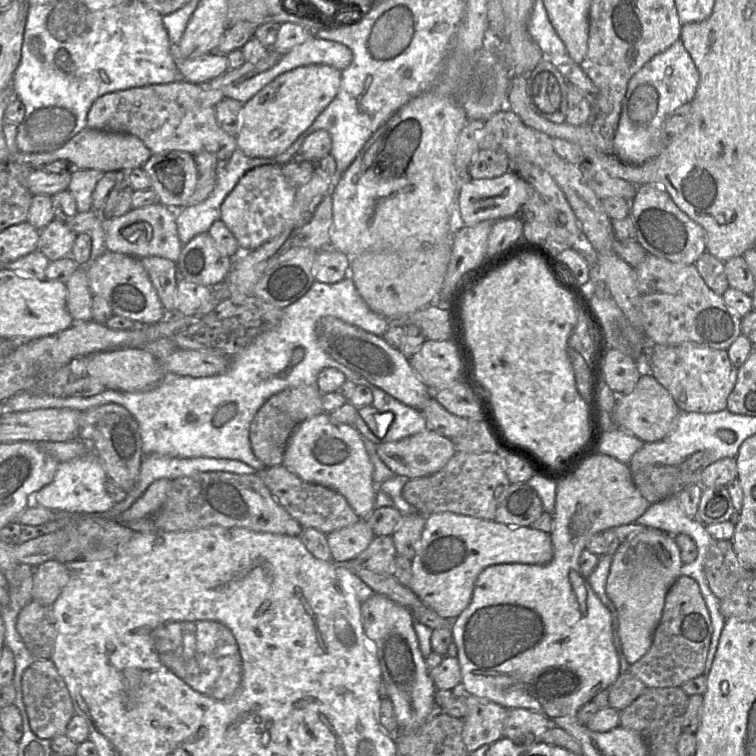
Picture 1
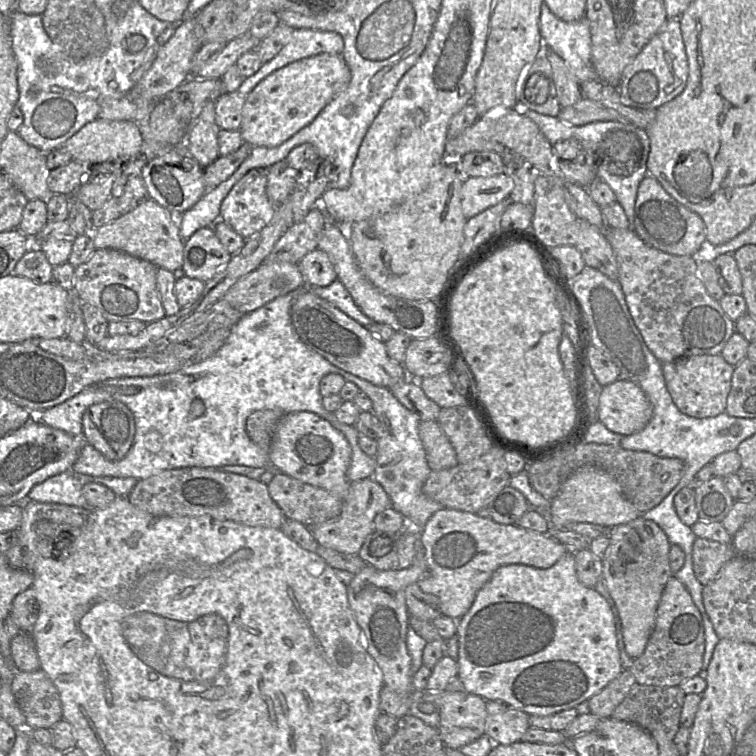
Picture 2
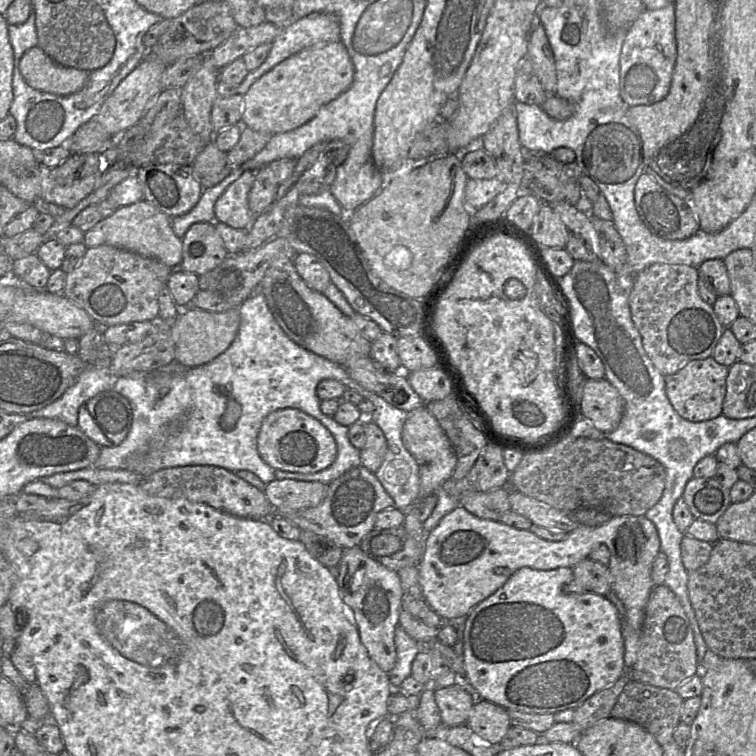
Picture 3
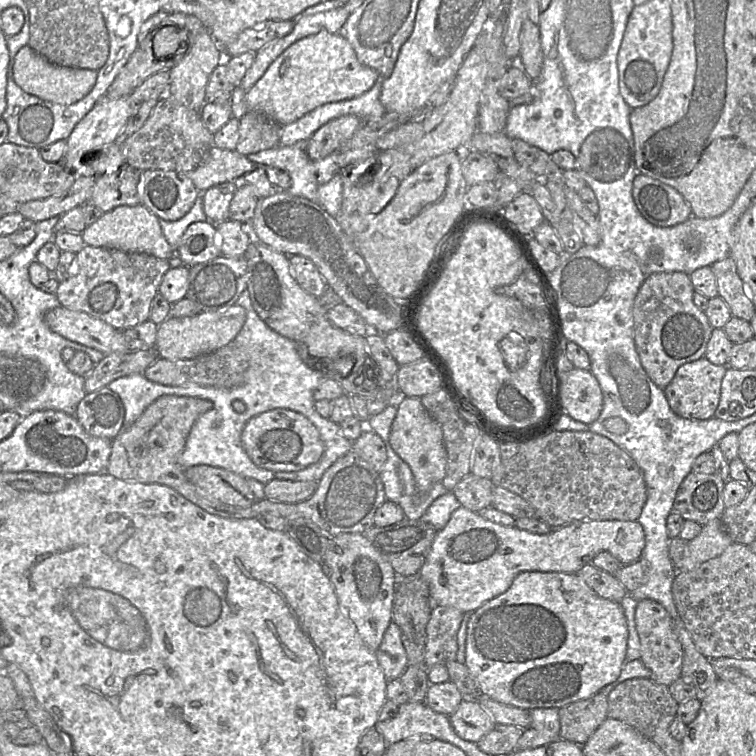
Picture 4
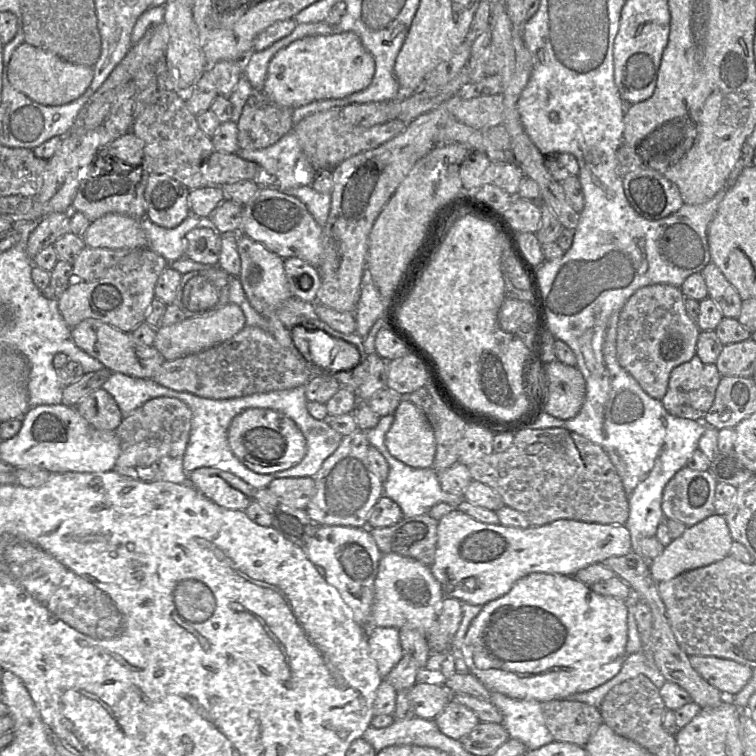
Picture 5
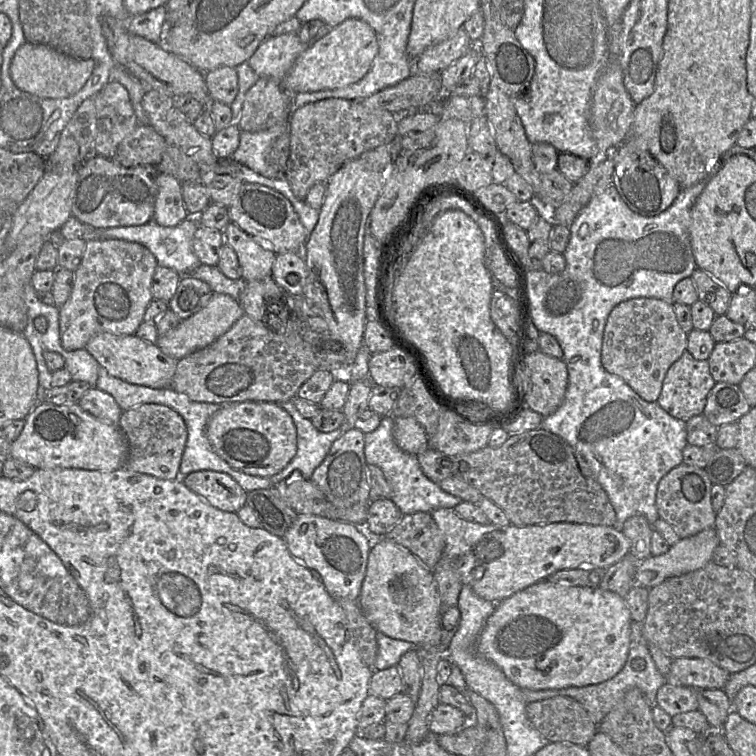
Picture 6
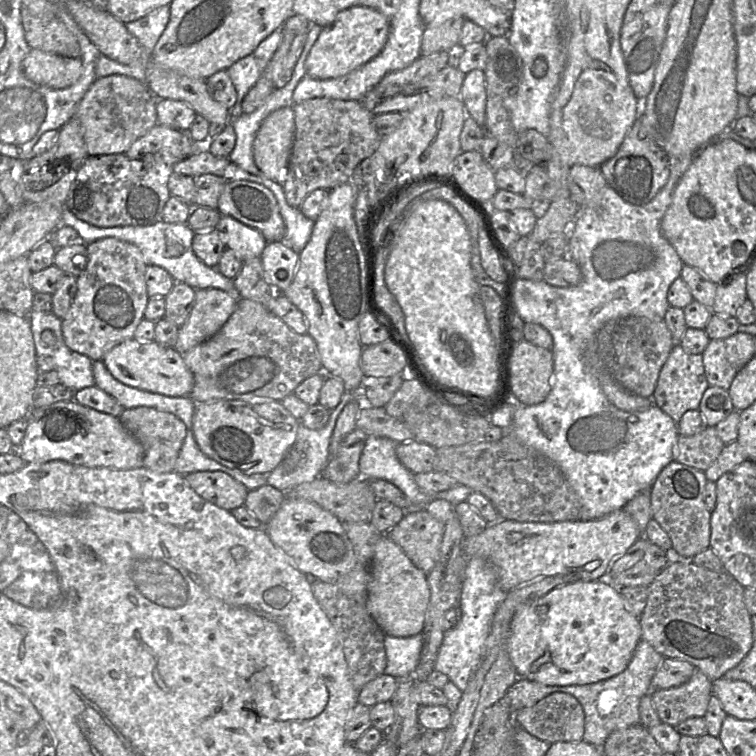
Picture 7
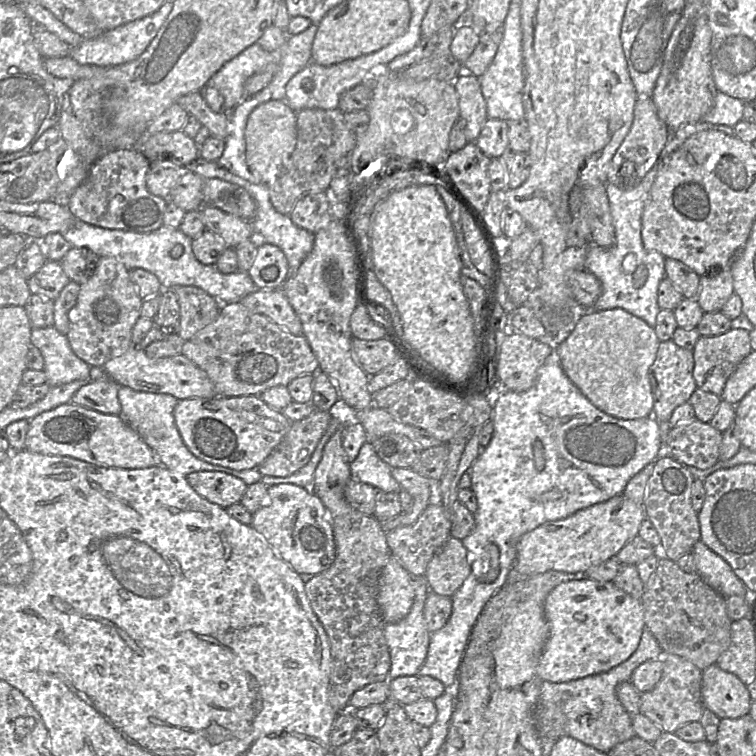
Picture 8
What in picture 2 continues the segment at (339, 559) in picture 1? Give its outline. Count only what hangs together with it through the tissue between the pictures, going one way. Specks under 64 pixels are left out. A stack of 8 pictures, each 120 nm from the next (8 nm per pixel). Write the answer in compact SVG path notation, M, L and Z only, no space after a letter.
M373 477L352 481L343 498L340 515L333 520L310 527L310 529L319 545L346 554L357 554L367 537L375 530L374 518L388 507L391 507L391 500Z

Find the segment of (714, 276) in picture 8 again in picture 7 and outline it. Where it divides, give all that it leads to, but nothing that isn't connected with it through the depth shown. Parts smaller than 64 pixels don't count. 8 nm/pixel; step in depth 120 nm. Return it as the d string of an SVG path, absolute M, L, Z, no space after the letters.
M746 272L733 274L716 284L716 296L710 308L713 314L735 317L739 307L748 299L746 293Z

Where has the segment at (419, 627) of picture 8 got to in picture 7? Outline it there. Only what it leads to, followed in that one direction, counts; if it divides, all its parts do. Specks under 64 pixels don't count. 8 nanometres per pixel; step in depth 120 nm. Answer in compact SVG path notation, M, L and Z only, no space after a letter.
M422 633L410 637L384 635L386 652L385 674L396 679L414 677L423 647Z

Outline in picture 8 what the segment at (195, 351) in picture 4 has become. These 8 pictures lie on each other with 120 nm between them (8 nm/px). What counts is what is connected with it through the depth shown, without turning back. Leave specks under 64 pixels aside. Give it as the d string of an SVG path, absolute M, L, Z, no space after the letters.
M176 286L172 289L180 306L178 334L187 341L218 317L222 304L195 286Z

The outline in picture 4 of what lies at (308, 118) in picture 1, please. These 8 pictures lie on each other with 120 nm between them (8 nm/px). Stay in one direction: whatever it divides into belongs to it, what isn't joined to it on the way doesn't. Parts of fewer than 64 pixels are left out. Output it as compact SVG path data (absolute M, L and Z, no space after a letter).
M322 30L289 46L256 84L246 91L246 105L248 110L262 112L279 125L285 126L321 105L359 97L372 88L377 77L376 70L359 62L352 45L342 35Z

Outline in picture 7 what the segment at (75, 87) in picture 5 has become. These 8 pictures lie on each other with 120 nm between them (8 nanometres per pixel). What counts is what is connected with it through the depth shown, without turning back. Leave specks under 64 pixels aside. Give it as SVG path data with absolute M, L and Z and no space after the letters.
M31 49L22 62L24 75L30 81L53 89L74 84L83 72L80 58L68 58Z

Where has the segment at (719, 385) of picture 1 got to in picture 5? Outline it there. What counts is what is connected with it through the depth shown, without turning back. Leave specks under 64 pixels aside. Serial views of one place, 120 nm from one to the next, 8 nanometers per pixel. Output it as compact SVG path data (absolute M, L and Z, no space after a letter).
M695 355L690 361L680 364L671 371L668 388L661 403L673 416L704 421L706 413L714 402L721 377L716 364L705 364Z

